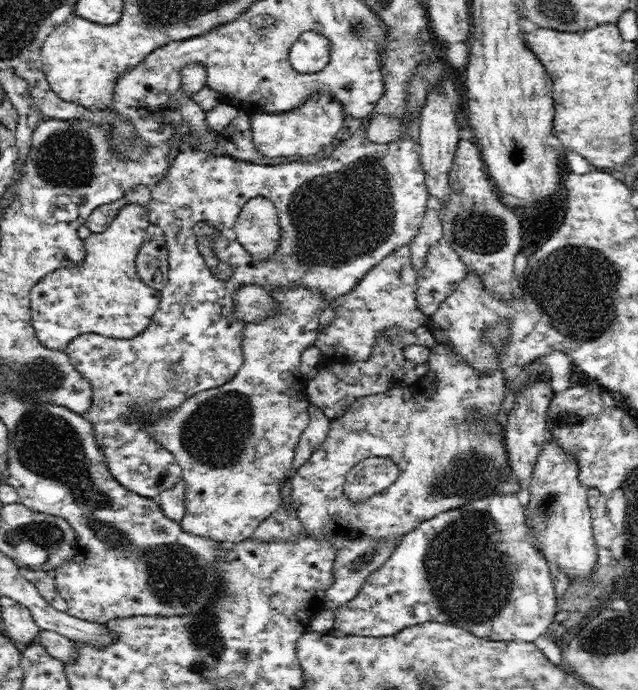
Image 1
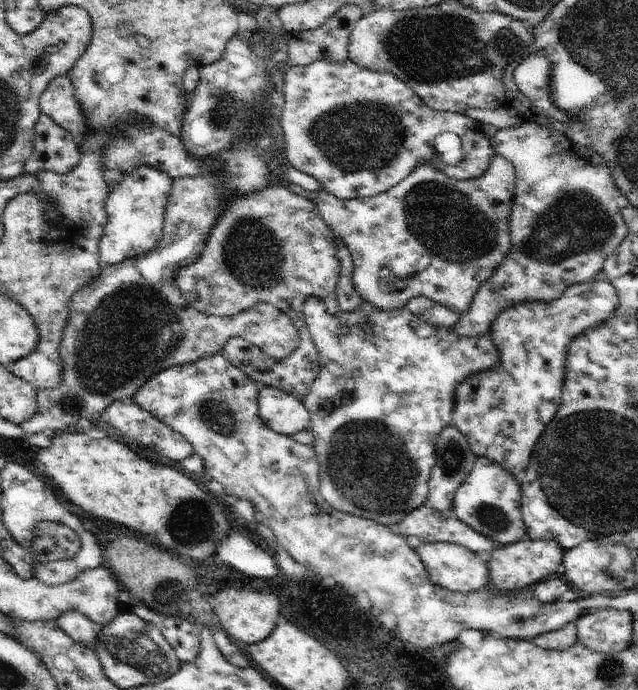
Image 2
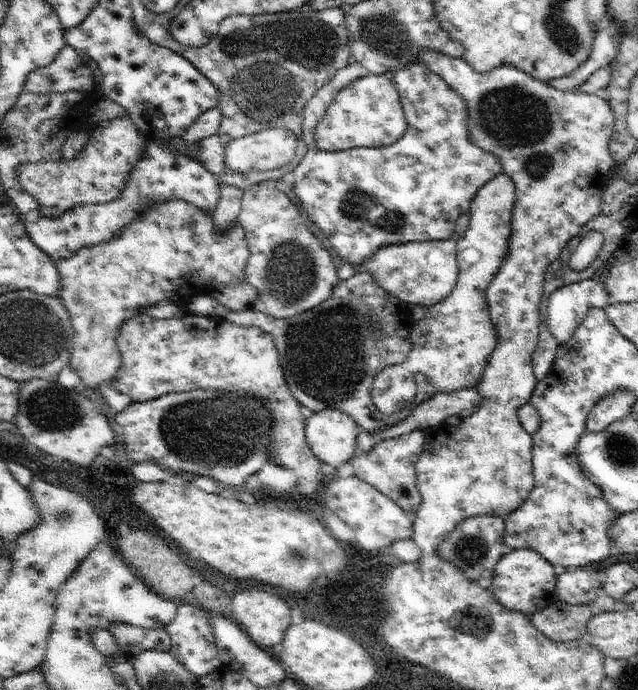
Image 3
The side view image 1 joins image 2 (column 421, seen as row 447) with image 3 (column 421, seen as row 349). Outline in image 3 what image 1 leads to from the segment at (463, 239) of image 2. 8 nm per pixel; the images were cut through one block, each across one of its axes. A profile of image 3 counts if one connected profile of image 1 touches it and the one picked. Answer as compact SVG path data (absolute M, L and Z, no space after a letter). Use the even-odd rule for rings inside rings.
M461 214L457 218L455 230L447 240L433 240L433 242L409 242L399 246L383 246L379 248L373 258L365 260L363 264L355 266L355 274L367 272L375 278L375 282L387 292L399 298L399 302L405 302L407 306L423 306L433 308L439 302L443 302L451 290L457 284L459 266L457 266L457 240L463 236L463 232L469 228L469 214Z

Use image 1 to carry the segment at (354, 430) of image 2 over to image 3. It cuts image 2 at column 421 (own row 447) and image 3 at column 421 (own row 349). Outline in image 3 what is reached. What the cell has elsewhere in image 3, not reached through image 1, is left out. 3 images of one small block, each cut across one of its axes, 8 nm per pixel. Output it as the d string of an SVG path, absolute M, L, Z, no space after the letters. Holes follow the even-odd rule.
M419 430L399 436L399 438L383 440L367 454L361 454L351 460L351 466L355 470L353 476L371 484L375 490L391 498L399 508L403 508L407 514L413 516L419 510L421 500L423 500L417 490L417 474L415 474L415 462L419 460L423 446L425 446L425 432L419 432Z

